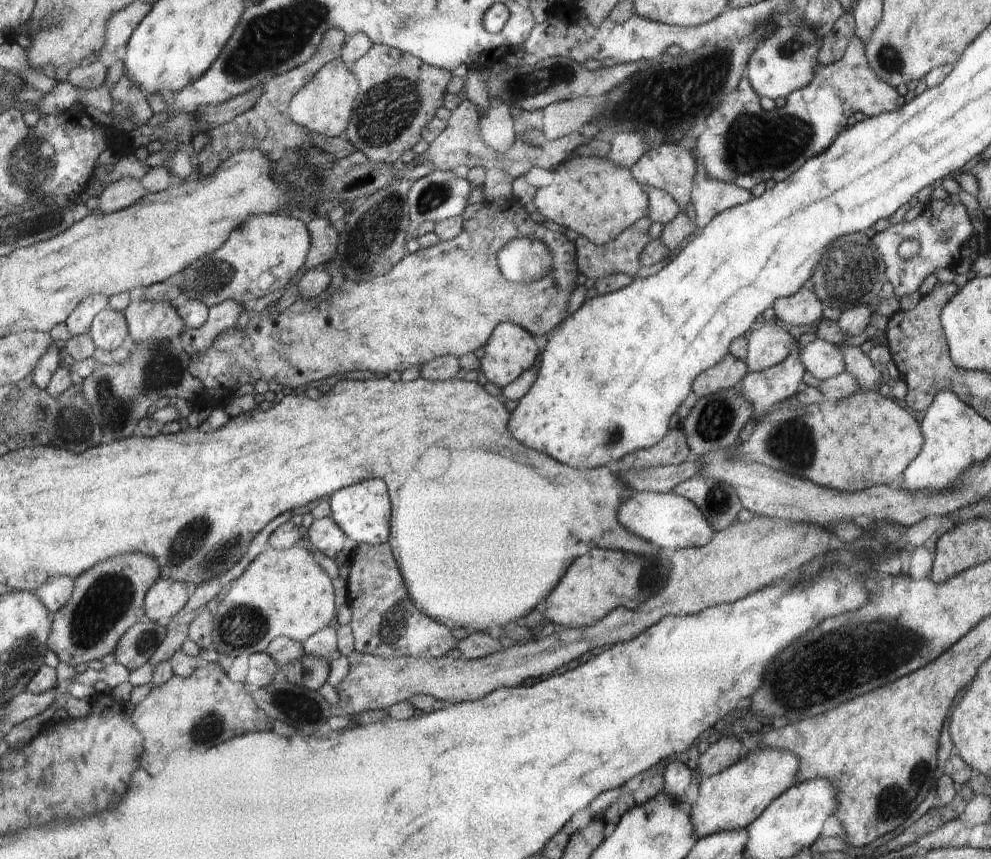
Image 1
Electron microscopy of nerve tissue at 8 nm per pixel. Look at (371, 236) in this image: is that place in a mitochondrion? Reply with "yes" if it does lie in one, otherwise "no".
yes

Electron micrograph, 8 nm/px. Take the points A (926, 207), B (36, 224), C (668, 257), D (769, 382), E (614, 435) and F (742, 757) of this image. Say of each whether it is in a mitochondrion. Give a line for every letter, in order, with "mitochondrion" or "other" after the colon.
A: other
B: mitochondrion
C: other
D: mitochondrion
E: mitochondrion
F: other

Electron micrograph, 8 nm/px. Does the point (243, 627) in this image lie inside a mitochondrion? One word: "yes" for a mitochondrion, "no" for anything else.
yes

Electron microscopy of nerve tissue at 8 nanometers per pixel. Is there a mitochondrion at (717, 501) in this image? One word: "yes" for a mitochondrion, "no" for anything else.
yes

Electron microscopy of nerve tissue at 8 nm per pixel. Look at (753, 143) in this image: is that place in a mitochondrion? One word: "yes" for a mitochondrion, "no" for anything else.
yes

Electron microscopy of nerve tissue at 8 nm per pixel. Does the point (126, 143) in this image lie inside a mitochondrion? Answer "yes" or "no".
no

